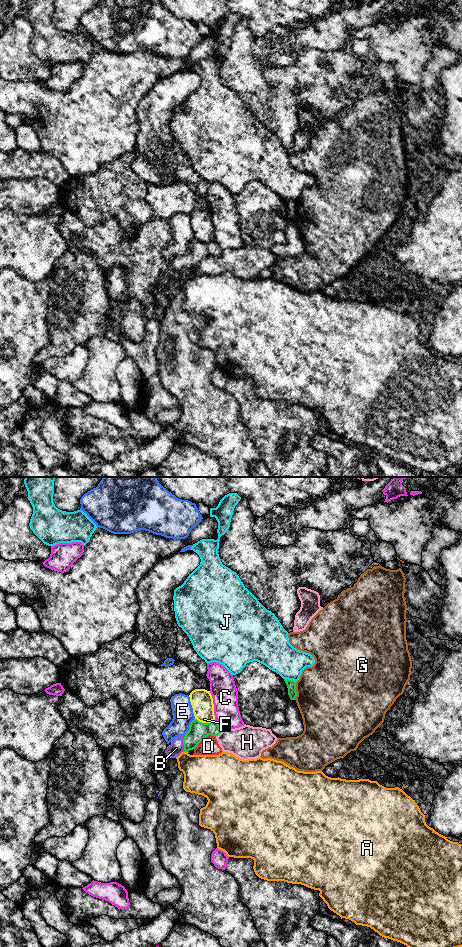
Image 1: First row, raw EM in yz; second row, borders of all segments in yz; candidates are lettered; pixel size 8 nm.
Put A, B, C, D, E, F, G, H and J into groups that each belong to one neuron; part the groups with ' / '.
A / B / C / D H / E / F / G / J

